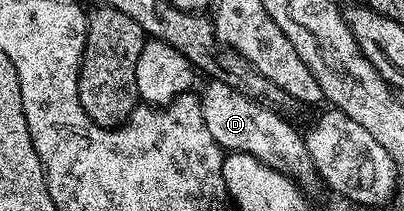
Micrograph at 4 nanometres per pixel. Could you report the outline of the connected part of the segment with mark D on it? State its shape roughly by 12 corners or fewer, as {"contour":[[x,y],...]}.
{"contour":[[223,82],[200,95],[208,133],[303,188],[317,168],[285,116]]}

